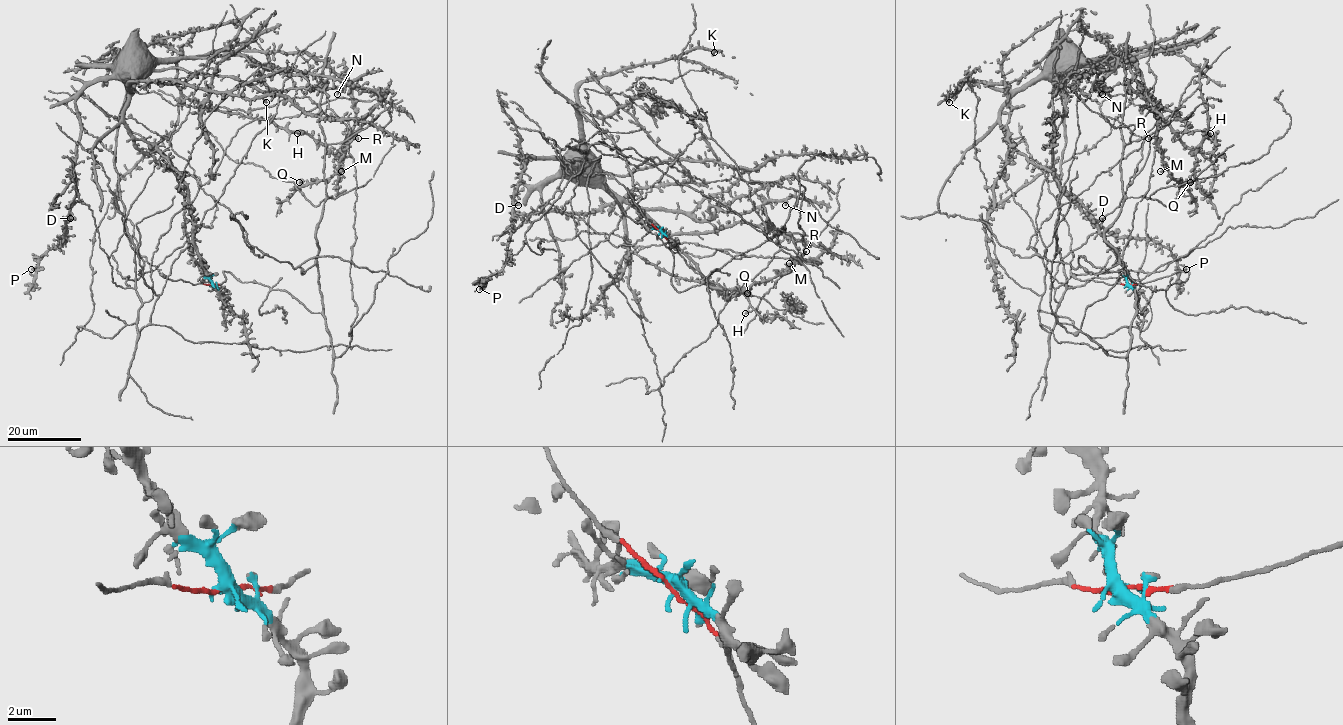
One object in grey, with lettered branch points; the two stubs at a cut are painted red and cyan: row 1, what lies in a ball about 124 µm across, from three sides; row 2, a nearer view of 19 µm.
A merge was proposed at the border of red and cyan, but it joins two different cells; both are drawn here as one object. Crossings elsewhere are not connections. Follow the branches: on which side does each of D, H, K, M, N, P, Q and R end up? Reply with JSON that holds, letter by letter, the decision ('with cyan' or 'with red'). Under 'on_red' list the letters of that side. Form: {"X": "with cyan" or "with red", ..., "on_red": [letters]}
{"D": "with cyan", "H": "with cyan", "K": "with cyan", "M": "with red", "N": "with cyan", "P": "with cyan", "Q": "with red", "R": "with red", "on_red": ["M", "Q", "R"]}

